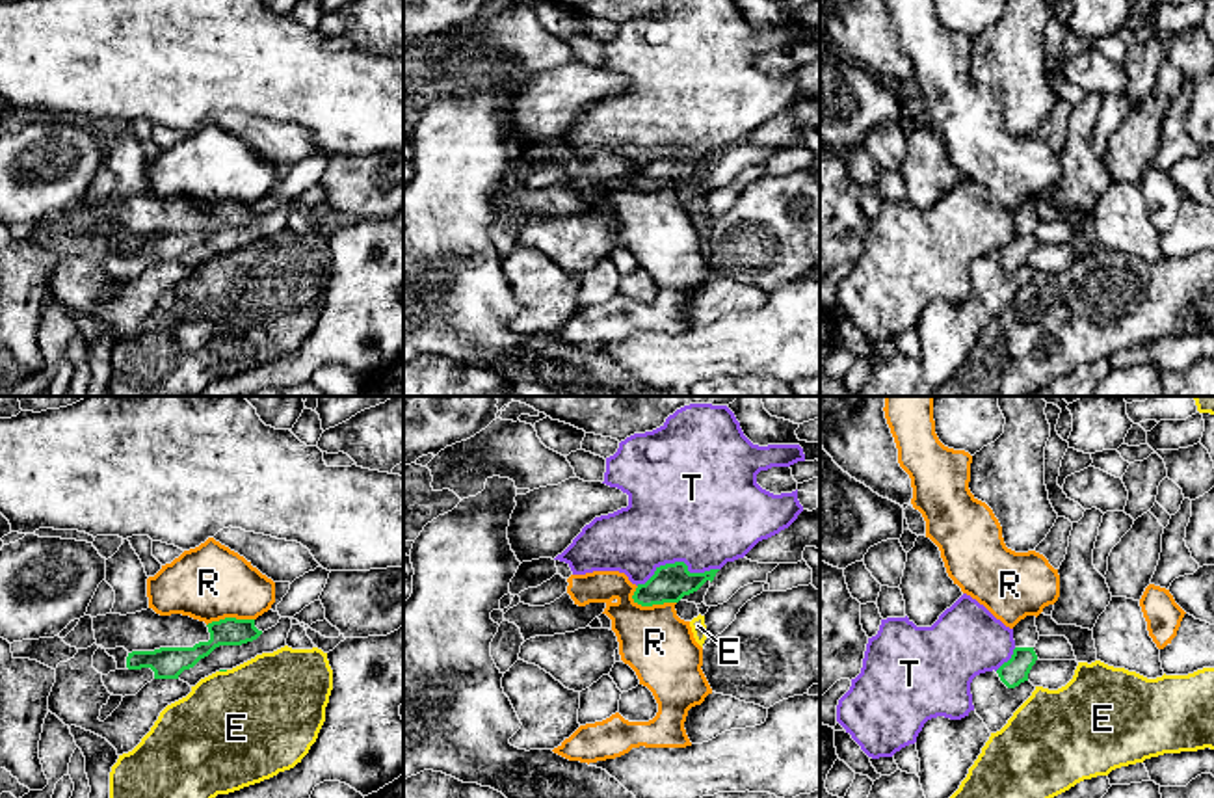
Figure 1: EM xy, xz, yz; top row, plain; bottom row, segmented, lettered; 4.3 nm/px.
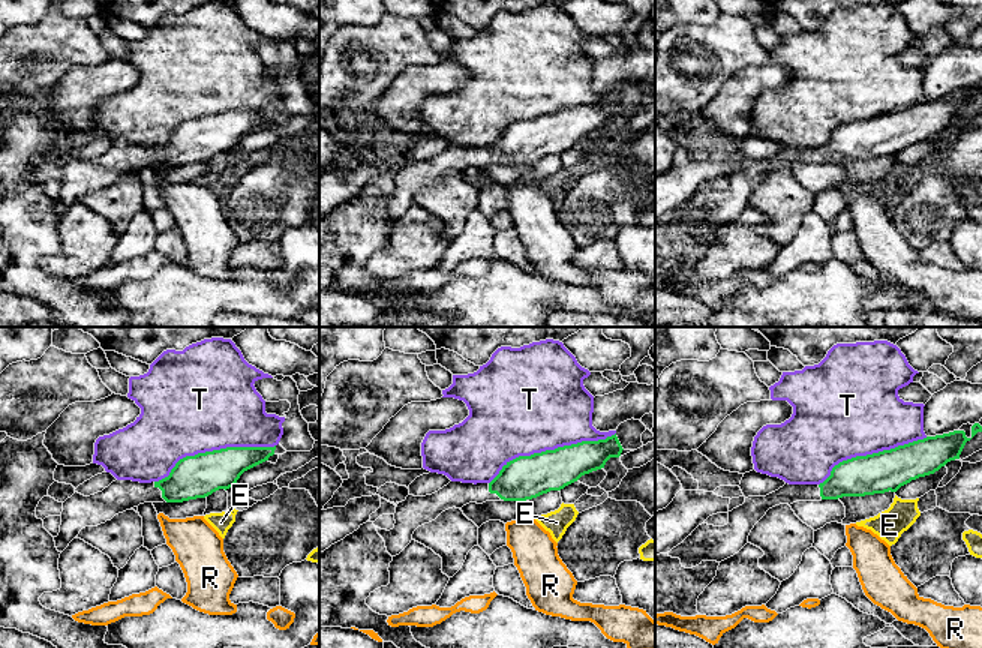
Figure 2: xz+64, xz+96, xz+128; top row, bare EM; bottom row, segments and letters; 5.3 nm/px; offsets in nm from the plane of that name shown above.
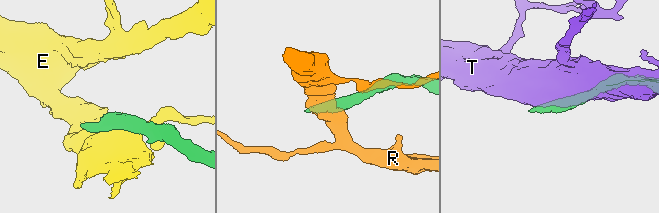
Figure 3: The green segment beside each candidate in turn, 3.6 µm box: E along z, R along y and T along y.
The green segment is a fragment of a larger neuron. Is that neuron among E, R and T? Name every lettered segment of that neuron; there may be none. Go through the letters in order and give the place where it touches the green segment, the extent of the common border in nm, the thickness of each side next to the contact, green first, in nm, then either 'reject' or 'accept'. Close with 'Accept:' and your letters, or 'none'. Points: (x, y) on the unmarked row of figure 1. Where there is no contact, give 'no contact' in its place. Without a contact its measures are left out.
E: contact xy (224, 253); length 40 nm; calibres 20 and 500 nm; reject
R: contact xz (653, 186); length 200 nm; calibres 160 and 300 nm; reject
T: contact xz (677, 146); length 360 nm; calibres 160 and 480 nm; reject
Accept: none

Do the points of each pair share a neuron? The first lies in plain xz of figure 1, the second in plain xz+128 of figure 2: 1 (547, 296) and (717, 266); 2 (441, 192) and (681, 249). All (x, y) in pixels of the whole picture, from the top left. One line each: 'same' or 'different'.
1: same
2: same

